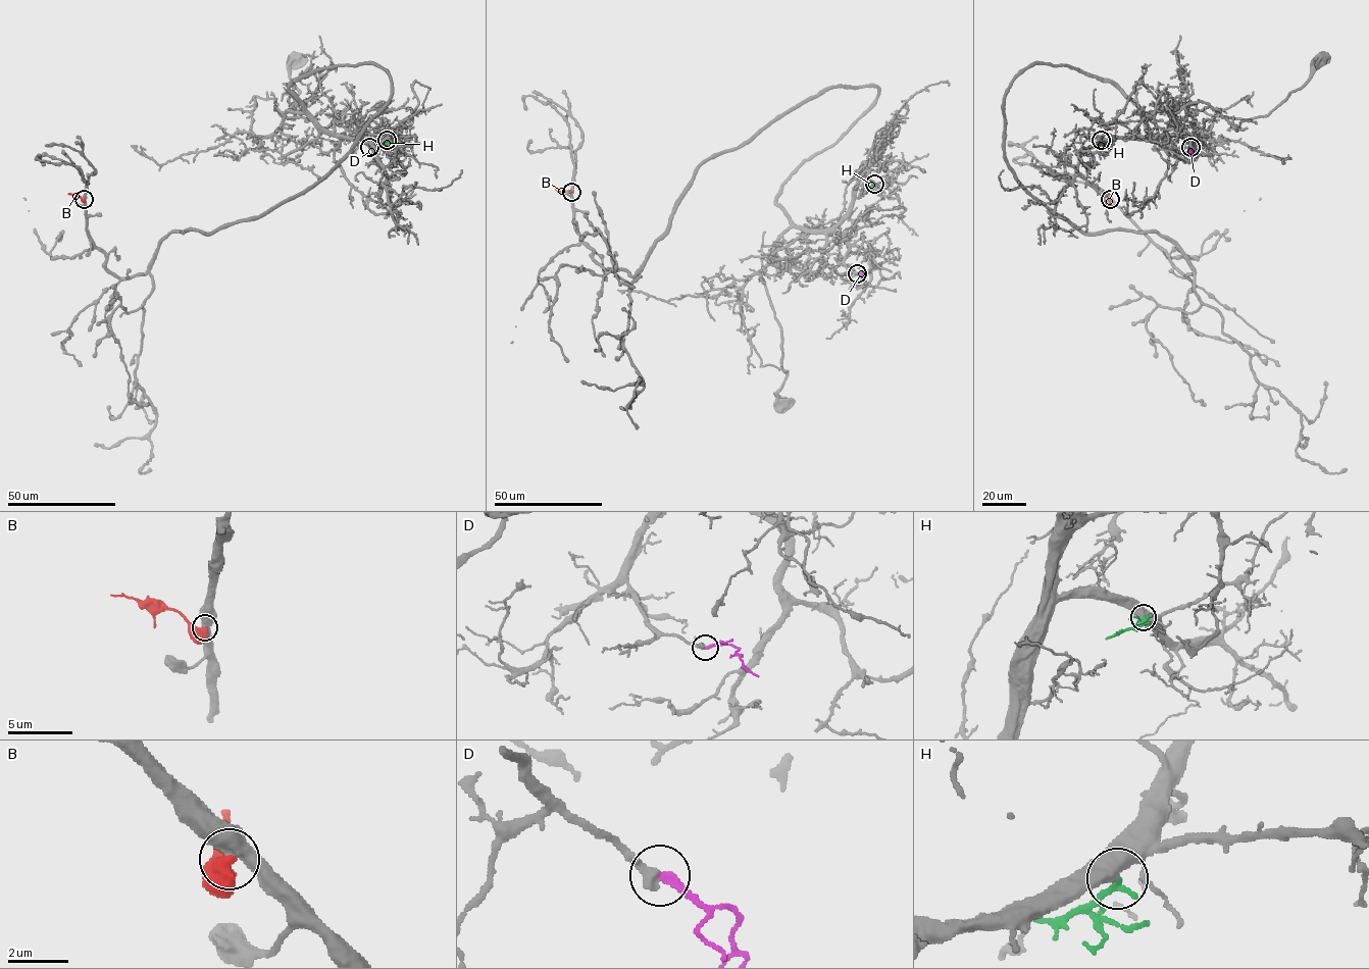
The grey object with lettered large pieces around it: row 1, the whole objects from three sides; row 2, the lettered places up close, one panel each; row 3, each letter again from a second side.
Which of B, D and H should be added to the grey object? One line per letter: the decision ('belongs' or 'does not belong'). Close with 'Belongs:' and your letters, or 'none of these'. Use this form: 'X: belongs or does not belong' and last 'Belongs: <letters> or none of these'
B: does not belong
D: belongs
H: belongs
Belongs: D, H

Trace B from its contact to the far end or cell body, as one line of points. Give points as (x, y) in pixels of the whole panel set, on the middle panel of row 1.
B: (571, 192), (555, 189)

